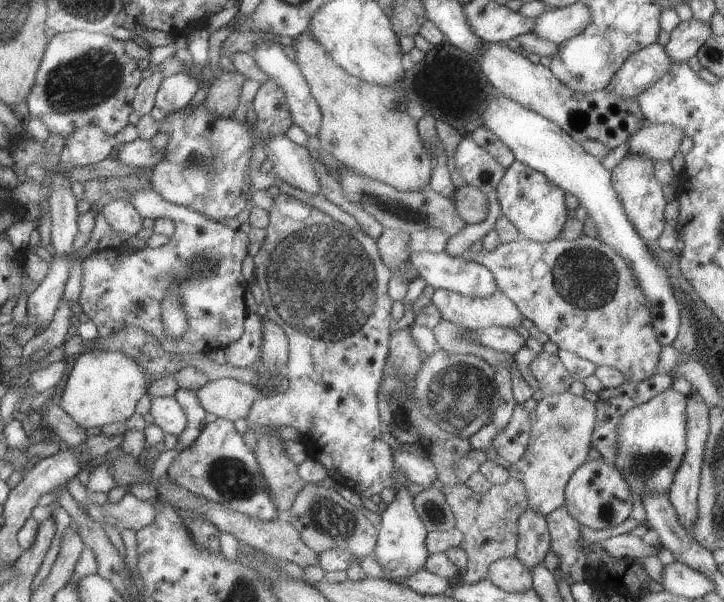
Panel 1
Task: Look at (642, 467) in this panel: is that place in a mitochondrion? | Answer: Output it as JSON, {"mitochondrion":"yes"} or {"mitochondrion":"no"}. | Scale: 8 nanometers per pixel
{"mitochondrion":"yes"}

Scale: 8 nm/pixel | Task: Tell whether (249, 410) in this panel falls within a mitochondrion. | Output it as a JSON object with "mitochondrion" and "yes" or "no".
{"mitochondrion":"no"}

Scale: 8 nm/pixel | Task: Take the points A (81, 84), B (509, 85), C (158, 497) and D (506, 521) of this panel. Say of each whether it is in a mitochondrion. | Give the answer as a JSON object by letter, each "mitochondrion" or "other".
{"A":"mitochondrion","B":"other","C":"other","D":"other"}

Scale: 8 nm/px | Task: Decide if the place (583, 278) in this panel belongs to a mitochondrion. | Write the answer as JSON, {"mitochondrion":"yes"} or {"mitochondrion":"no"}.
{"mitochondrion":"yes"}

